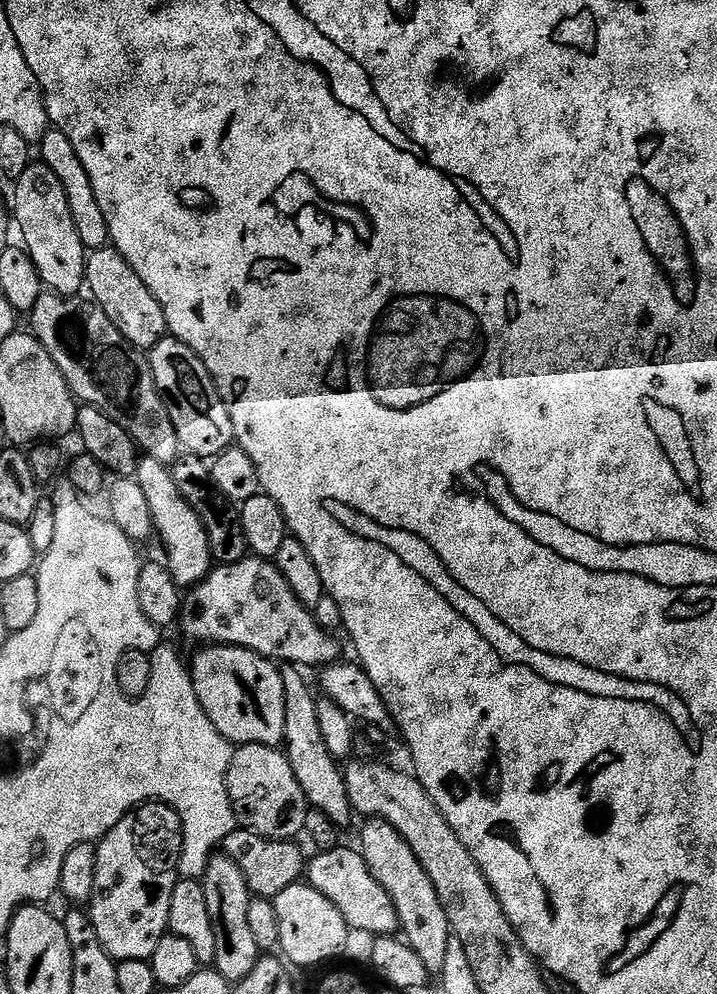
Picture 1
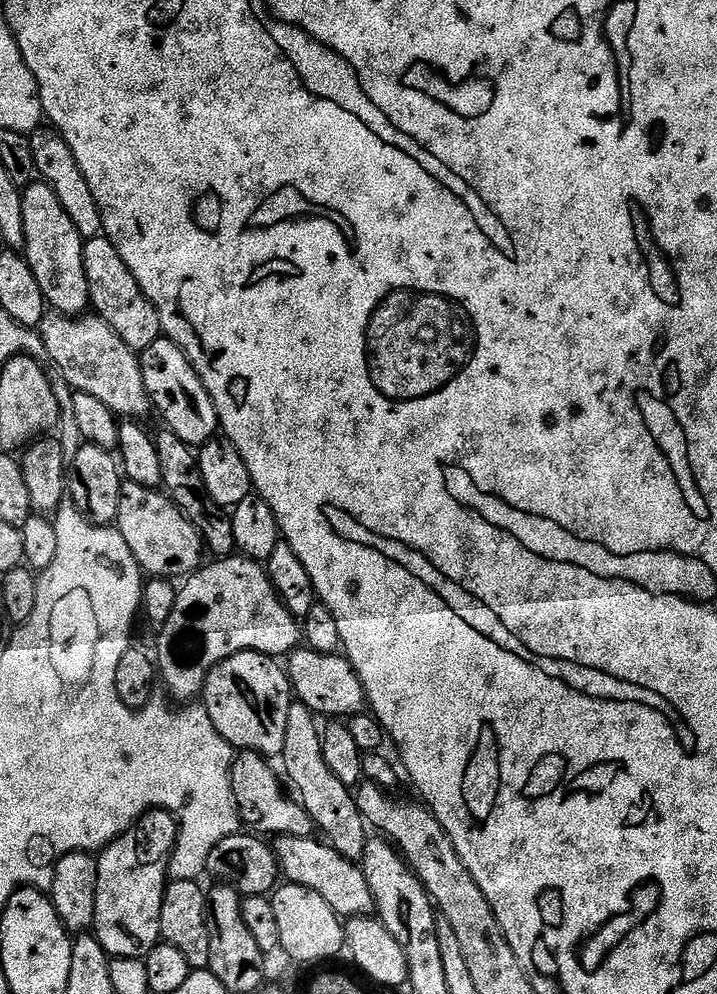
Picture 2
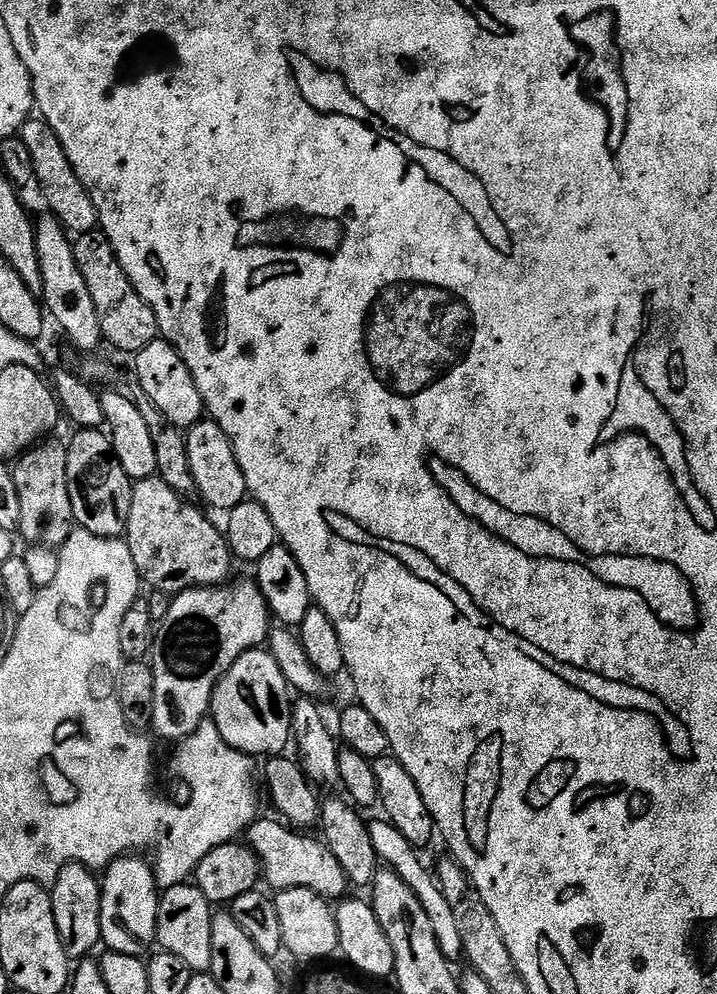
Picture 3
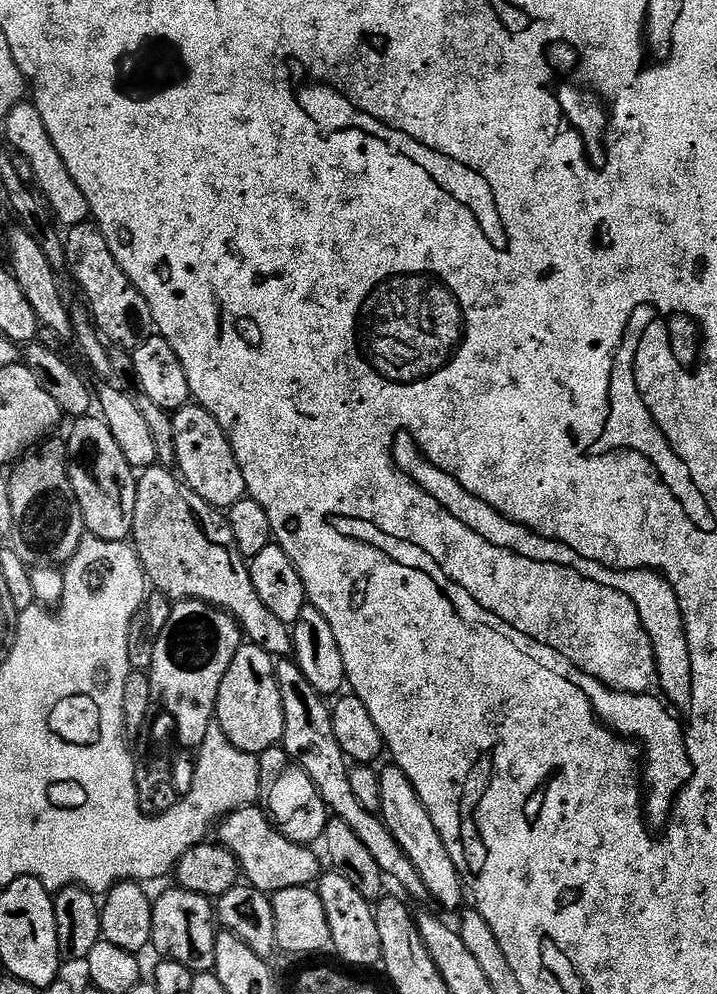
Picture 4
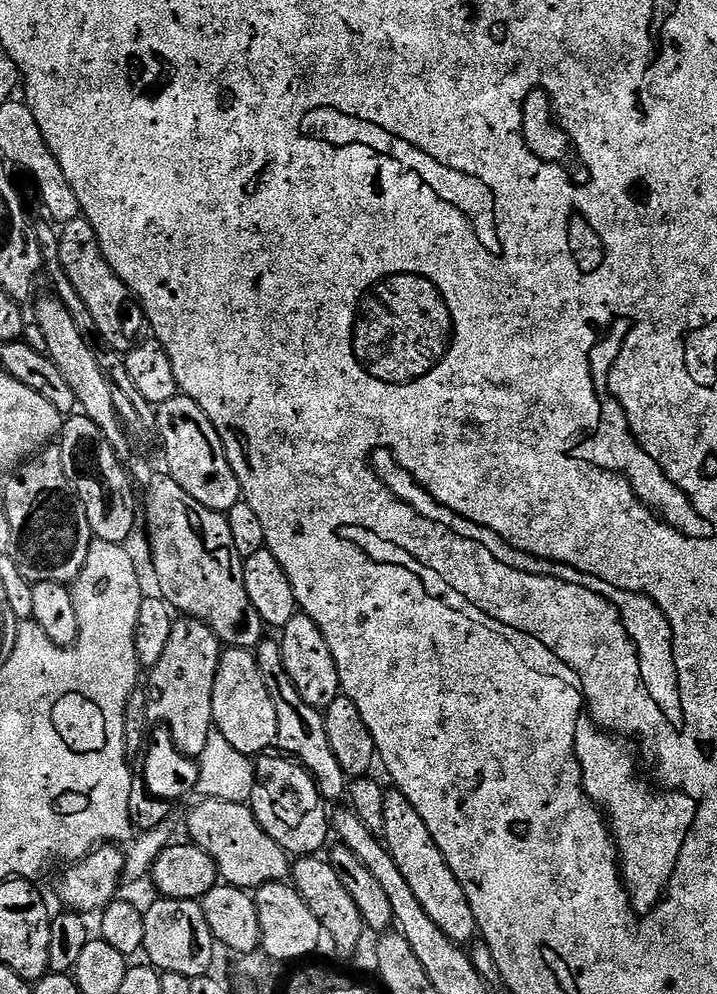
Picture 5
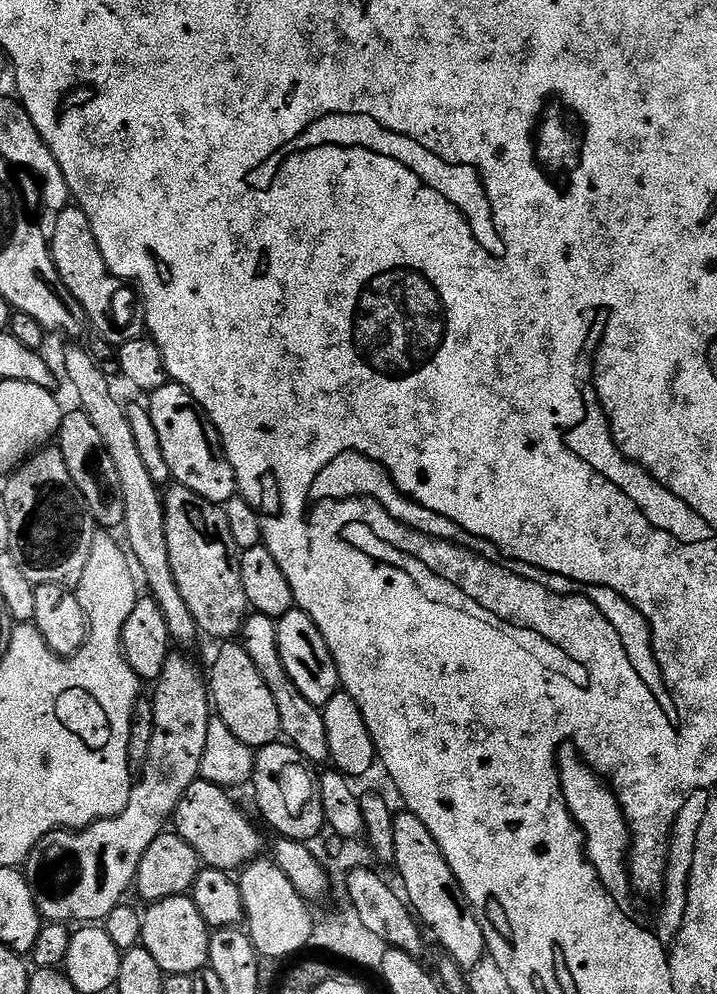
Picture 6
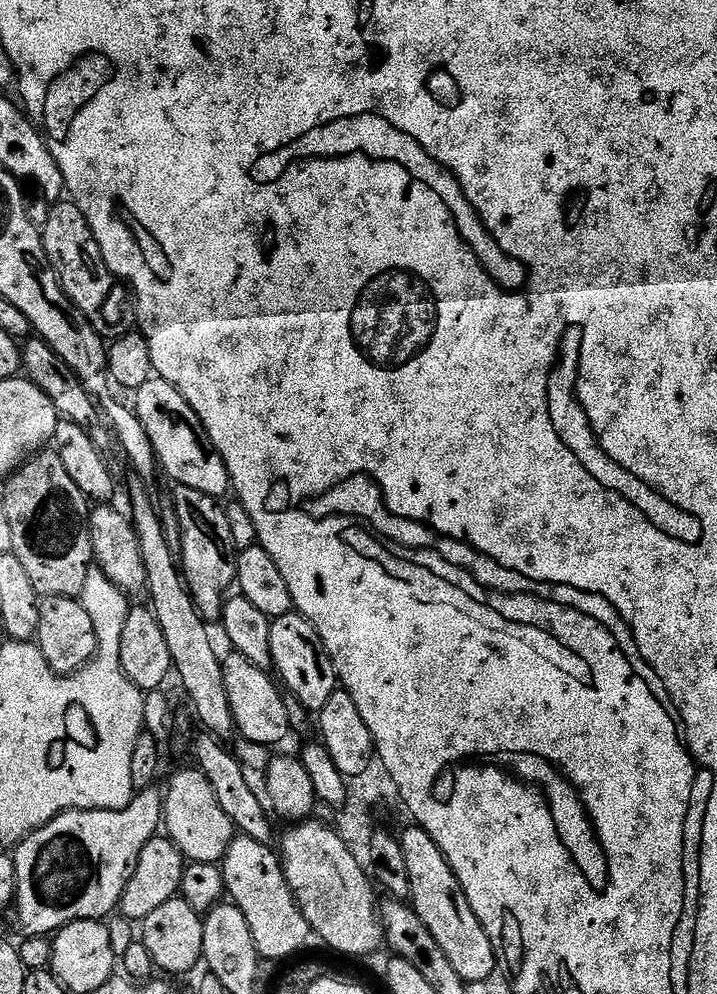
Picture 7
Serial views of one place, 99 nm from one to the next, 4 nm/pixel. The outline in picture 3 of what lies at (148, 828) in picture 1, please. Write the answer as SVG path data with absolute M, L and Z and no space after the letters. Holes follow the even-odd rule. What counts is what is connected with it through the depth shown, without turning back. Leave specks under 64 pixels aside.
M136 854L119 856L109 868L103 869L100 939L107 951L143 957L156 944L161 893L156 887L153 865L140 859L144 858Z

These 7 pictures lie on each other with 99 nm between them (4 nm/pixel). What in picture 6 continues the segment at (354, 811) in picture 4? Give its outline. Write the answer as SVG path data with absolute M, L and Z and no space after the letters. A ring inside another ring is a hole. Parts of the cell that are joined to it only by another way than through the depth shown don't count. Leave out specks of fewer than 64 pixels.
M249 615L248 621L244 623L242 643L246 654L250 654L254 666L258 666L266 686L270 686L270 694L274 694L274 702L278 706L280 731L285 737L288 735L287 743L296 748L305 761L313 765L324 763L327 765L330 759L323 711L306 698L302 698L302 690L298 690L290 674L286 674L286 666L282 666L282 650L278 648L276 620L271 616Z

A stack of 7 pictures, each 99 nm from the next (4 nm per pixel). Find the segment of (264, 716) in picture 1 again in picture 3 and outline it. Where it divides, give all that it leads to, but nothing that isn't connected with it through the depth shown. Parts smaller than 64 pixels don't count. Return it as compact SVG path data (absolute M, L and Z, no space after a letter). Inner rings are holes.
M253 650L242 654L238 662L234 662L234 666L230 666L230 670L226 670L224 677L216 683L210 718L218 726L222 738L226 738L234 750L253 758L279 757L294 736L293 703L293 693L271 652Z

